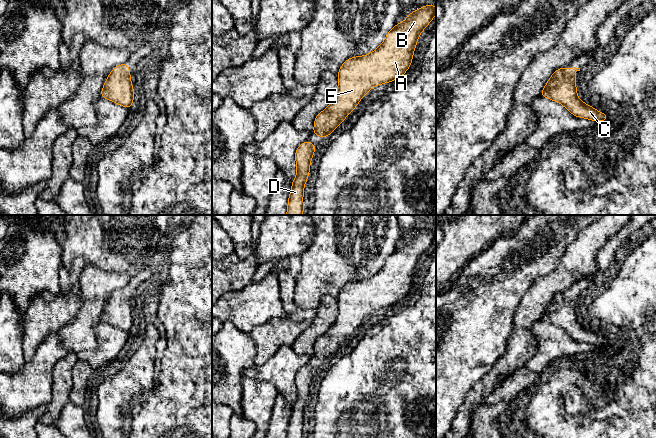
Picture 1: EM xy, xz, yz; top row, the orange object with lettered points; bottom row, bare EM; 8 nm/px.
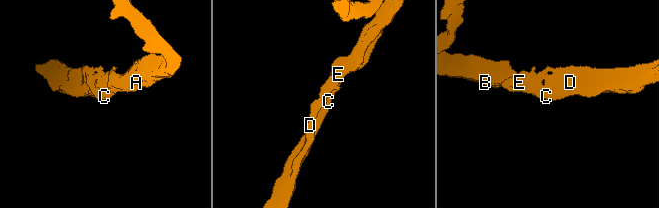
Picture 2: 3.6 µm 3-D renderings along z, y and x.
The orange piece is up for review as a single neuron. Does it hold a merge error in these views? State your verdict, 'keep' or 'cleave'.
keep

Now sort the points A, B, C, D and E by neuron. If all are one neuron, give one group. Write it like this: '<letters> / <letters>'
A B C D E

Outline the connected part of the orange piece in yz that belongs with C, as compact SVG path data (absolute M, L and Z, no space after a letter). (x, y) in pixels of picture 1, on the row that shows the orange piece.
M559 68L550 77L542 90L540 96L561 103L568 111L576 117L586 118L594 121L608 121L609 117L582 102L576 92L575 71L580 68Z

